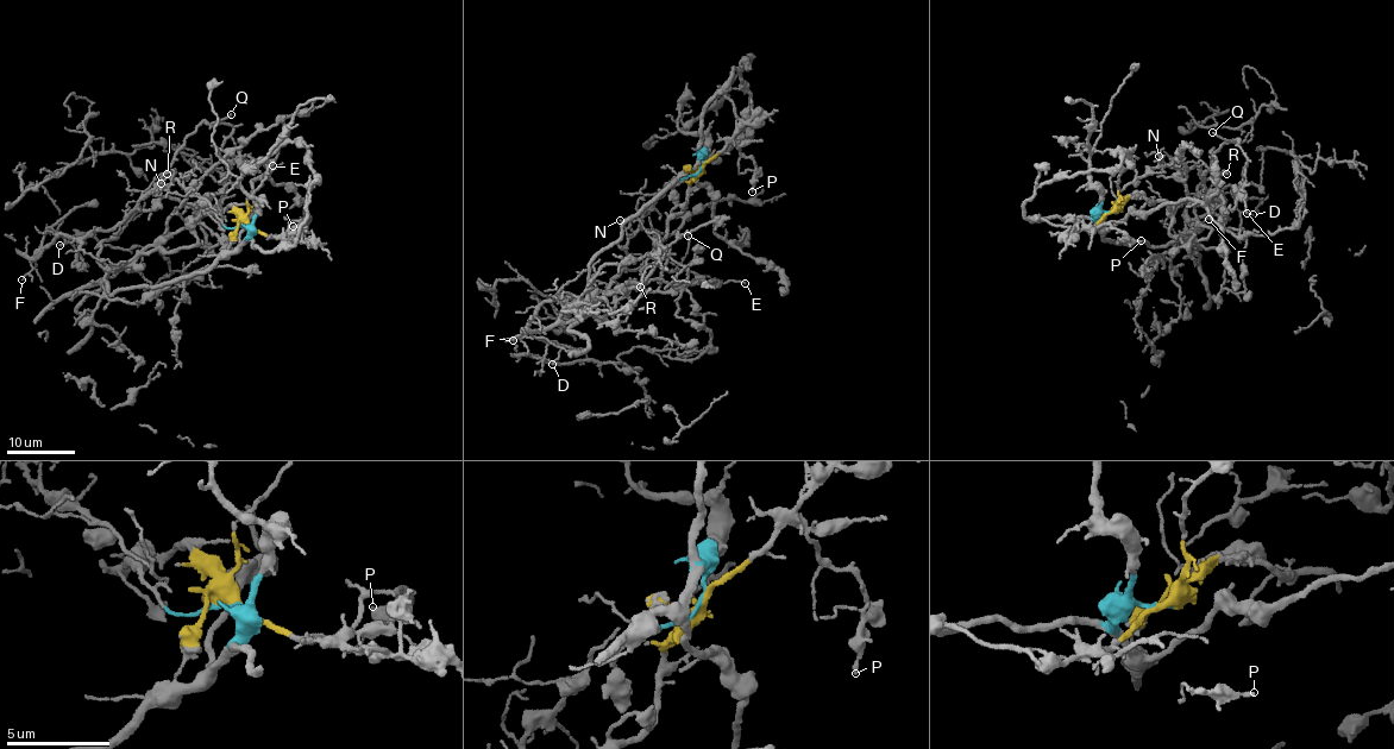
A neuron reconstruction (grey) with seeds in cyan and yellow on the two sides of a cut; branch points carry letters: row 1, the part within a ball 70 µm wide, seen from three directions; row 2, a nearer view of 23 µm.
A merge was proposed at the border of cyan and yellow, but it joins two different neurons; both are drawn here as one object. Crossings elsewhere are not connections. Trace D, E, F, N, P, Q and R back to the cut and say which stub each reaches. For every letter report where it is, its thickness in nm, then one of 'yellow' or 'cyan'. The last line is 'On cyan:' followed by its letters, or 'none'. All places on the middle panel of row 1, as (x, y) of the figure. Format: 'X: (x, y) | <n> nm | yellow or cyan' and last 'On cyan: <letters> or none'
D: (552, 364) | 120 nm | yellow
E: (745, 283) | 120 nm | yellow
F: (513, 340) | 120 nm | yellow
N: (620, 220) | 90 nm | yellow
P: (752, 192) | 160 nm | yellow
Q: (688, 235) | 100 nm | yellow
R: (640, 287) | 120 nm | yellow
On cyan: none

